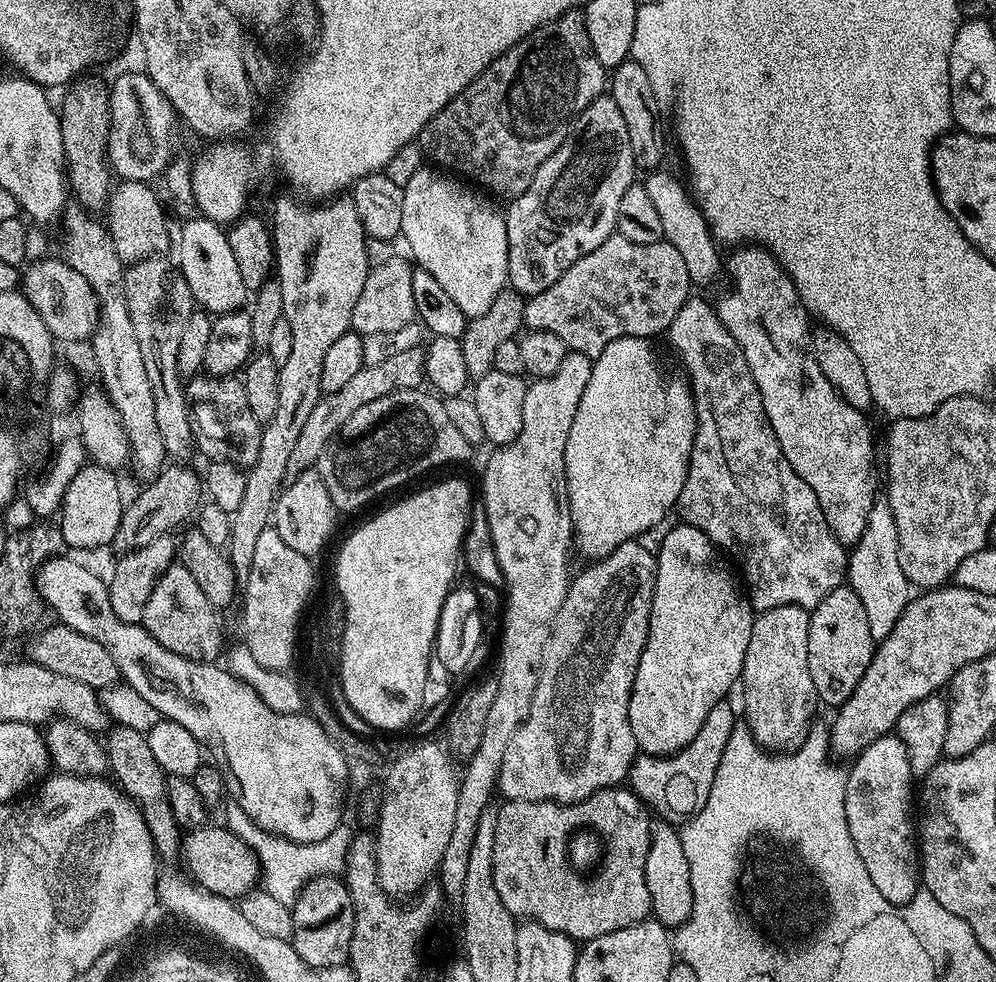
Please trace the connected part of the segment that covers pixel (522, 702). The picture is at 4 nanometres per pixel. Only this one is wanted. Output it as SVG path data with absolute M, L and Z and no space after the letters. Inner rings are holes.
M569 350L566 358L562 358L562 366L558 366L558 370L554 370L554 374L533 379L528 384L528 389L526 390L526 402L522 402L522 430L518 434L518 438L514 438L514 442L509 444L499 445L493 451L496 453L489 458L488 465L484 468L484 500L482 500L482 506L486 510L486 518L490 522L490 538L494 538L494 554L498 554L498 566L502 566L503 591L505 593L508 592L508 605L504 608L504 633L500 636L500 669L494 673L494 679L497 684L495 699L493 704L491 704L490 714L487 715L486 728L483 731L481 745L478 746L478 750L474 750L472 756L467 757L465 764L468 765L465 768L463 765L462 775L460 776L460 789L458 790L458 811L454 814L454 831L450 834L450 843L446 846L446 854L442 854L440 859L438 880L442 885L445 897L448 898L458 898L462 894L462 886L466 883L466 869L470 859L470 849L474 847L474 833L478 830L478 818L482 818L484 811L493 803L492 795L494 797L497 795L502 758L506 758L506 746L510 746L510 738L514 738L518 726L522 726L522 722L526 722L526 714L530 714L530 702L534 702L534 690L538 690L538 678L540 677L542 662L546 654L546 642L550 642L550 630L554 626L554 618L558 618L558 610L562 610L562 602L568 593L568 585L570 583L568 563L572 560L572 552L574 556L574 533L572 531L572 515L568 505L568 482L564 478L566 438L570 438L570 426L574 426L574 414L578 414L578 402L582 402L582 390L586 390L586 382L590 382L592 361L593 357L591 356Z

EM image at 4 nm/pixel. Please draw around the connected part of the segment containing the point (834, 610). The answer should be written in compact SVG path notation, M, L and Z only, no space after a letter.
M841 586L830 590L818 606L810 612L810 638L808 639L808 661L810 662L810 678L814 678L814 690L819 703L839 706L854 694L858 682L862 682L862 674L866 674L866 666L870 666L872 654L876 651L877 641L872 639L870 625L866 619L866 609L854 594L854 590L847 586Z

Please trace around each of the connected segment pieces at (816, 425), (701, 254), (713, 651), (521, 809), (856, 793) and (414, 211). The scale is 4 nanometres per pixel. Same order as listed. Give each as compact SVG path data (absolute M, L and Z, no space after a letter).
M740 246L733 252L736 253L726 260L726 276L732 279L732 285L728 293L714 304L718 318L722 326L730 330L730 338L738 342L742 354L746 354L746 366L750 366L750 374L754 374L754 382L758 382L758 394L762 394L762 406L766 410L766 418L770 418L770 426L774 426L782 454L786 454L798 478L814 490L814 498L818 498L818 506L822 514L826 514L826 526L830 526L834 538L838 538L842 545L854 545L858 538L862 538L862 530L866 530L870 510L878 498L878 448L876 452L872 445L872 428L864 417L867 415L847 404L838 390L826 382L826 374L818 370L818 362L814 362L812 353L813 329L808 328L808 311L804 309L804 301L794 282L776 257L759 246Z
M652 170L645 175L648 177L643 177L646 195L655 206L658 219L662 221L664 239L674 246L674 250L678 250L678 254L682 254L693 285L708 284L722 276L722 256L720 260L719 252L721 249L712 235L712 229L708 226L707 217L700 211L685 181L683 179L680 181L672 172L664 171Z
M677 522L674 530L662 538L662 546L655 554L656 589L646 646L638 662L638 674L634 674L634 686L630 694L630 730L636 739L637 749L643 755L672 756L694 742L694 734L702 730L706 714L710 714L716 703L729 695L728 691L732 687L737 687L746 658L746 646L750 646L754 609L729 561L710 542L710 538L702 534L702 530Z
M603 788L590 794L590 798L573 804L556 804L552 800L509 800L501 805L496 808L498 830L494 834L494 890L498 890L502 906L506 906L506 910L510 910L512 916L524 922L540 924L555 932L565 932L571 940L577 942L593 940L602 934L614 934L614 930L622 930L626 926L634 926L649 919L652 903L650 890L646 890L646 854L652 841L653 821L648 820L649 809L633 794L631 788Z
M889 734L870 742L851 764L852 768L847 769L846 824L850 826L854 846L858 846L858 858L862 858L874 886L878 886L878 894L882 894L888 904L908 904L922 888L918 836L914 831L914 777L910 770L910 754L906 754L906 746L896 735Z
M428 166L420 168L418 174L414 174L410 182L406 182L403 190L402 240L408 243L408 248L412 251L411 259L419 267L434 274L434 282L438 282L438 286L442 286L442 290L446 290L446 294L454 298L455 304L463 310L465 316L471 318L486 314L486 310L494 306L494 298L498 298L498 294L505 291L508 284L505 213L501 209L499 212L491 204L493 201L487 195L476 196L475 187Z

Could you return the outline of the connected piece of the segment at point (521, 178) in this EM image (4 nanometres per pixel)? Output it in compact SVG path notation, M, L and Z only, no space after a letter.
M583 11L563 12L486 66L466 90L430 118L418 143L433 165L459 174L493 197L515 198L534 182L538 166L562 146L576 117L605 92L606 69L590 46Z

